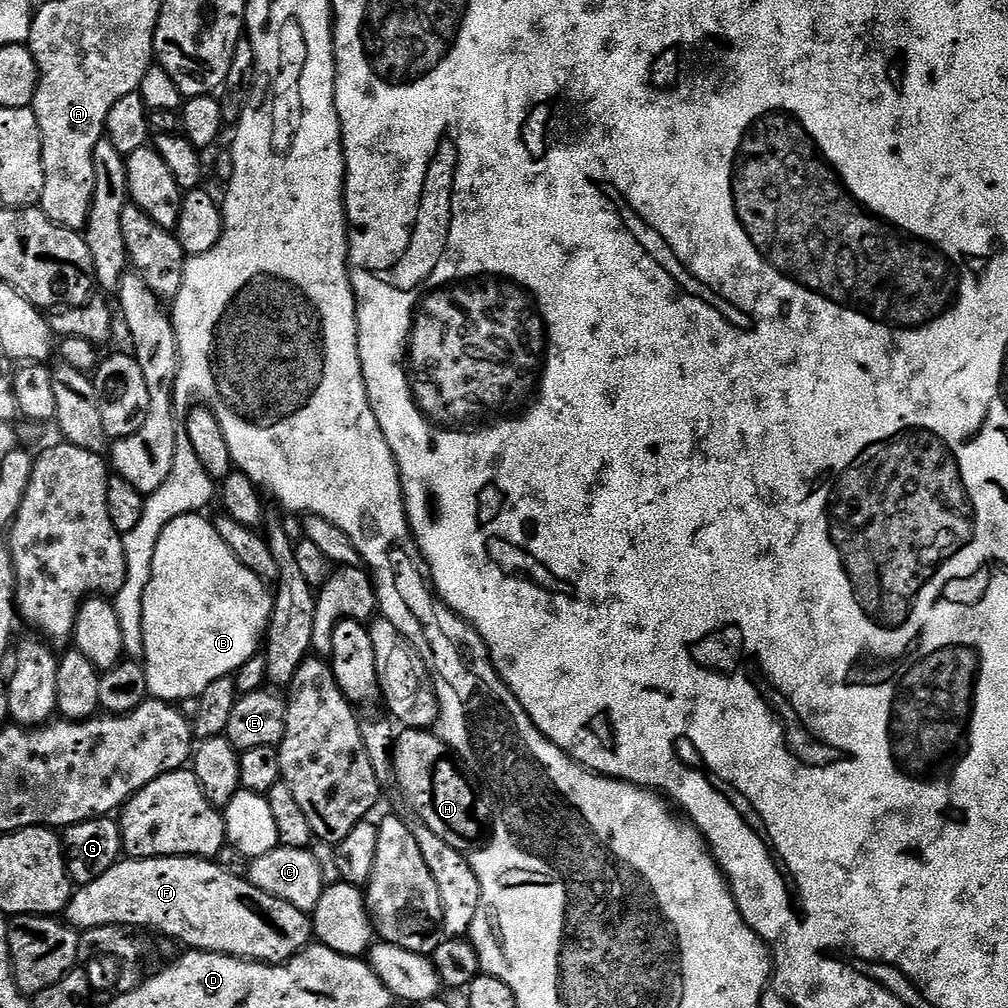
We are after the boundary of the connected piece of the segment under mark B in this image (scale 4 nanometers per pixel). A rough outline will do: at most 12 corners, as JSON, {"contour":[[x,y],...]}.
{"contour":[[204,514],[174,518],[142,598],[148,696],[261,651],[273,593]]}

